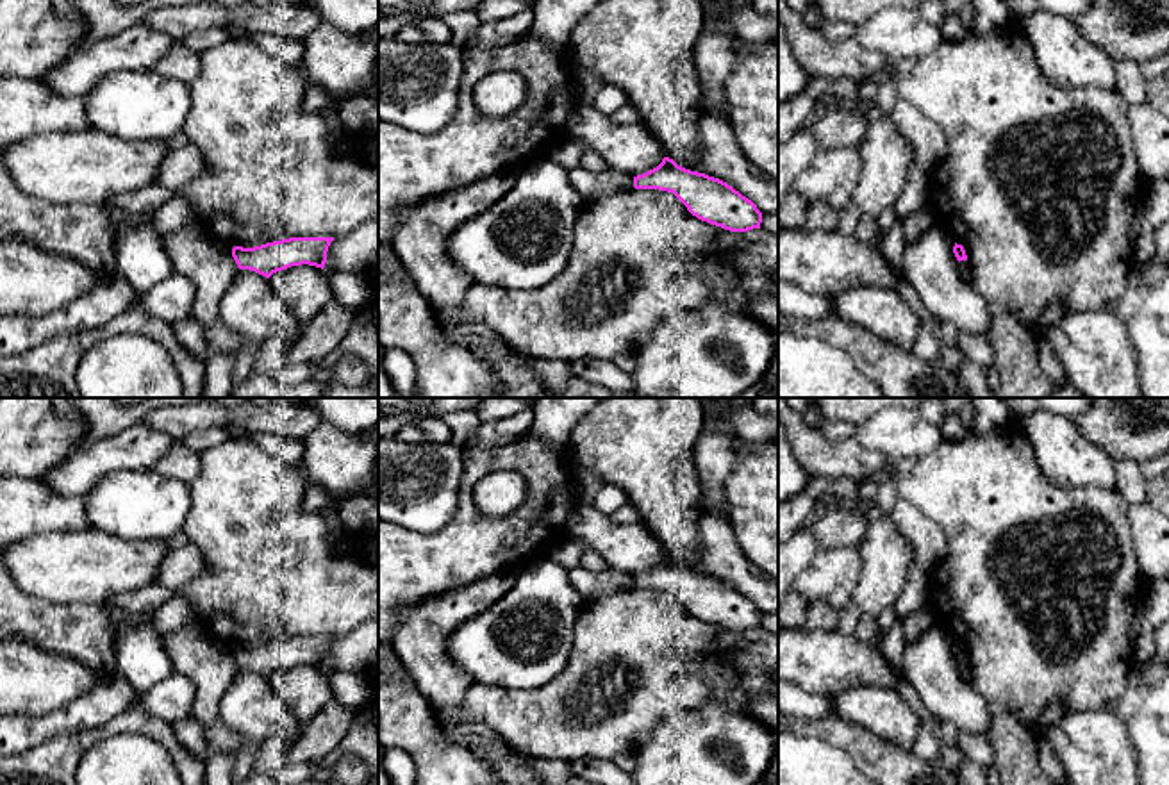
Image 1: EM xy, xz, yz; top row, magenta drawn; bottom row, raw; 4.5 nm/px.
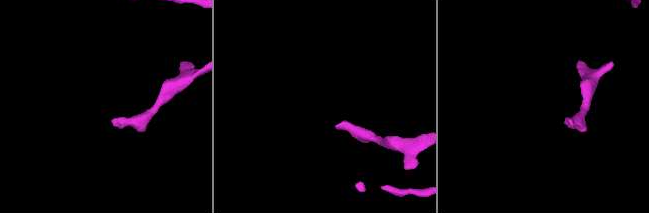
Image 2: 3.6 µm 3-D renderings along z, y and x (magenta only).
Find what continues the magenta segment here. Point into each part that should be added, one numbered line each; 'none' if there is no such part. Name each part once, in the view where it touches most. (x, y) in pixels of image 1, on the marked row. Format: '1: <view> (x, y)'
none

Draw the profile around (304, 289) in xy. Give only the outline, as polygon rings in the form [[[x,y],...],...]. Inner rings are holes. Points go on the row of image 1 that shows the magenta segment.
[[[302,264],[269,277],[271,289],[300,323],[309,323],[325,305],[334,302],[328,273]]]

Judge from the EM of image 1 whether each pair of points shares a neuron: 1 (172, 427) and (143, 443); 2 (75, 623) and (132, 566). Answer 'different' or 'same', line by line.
1: different
2: different

